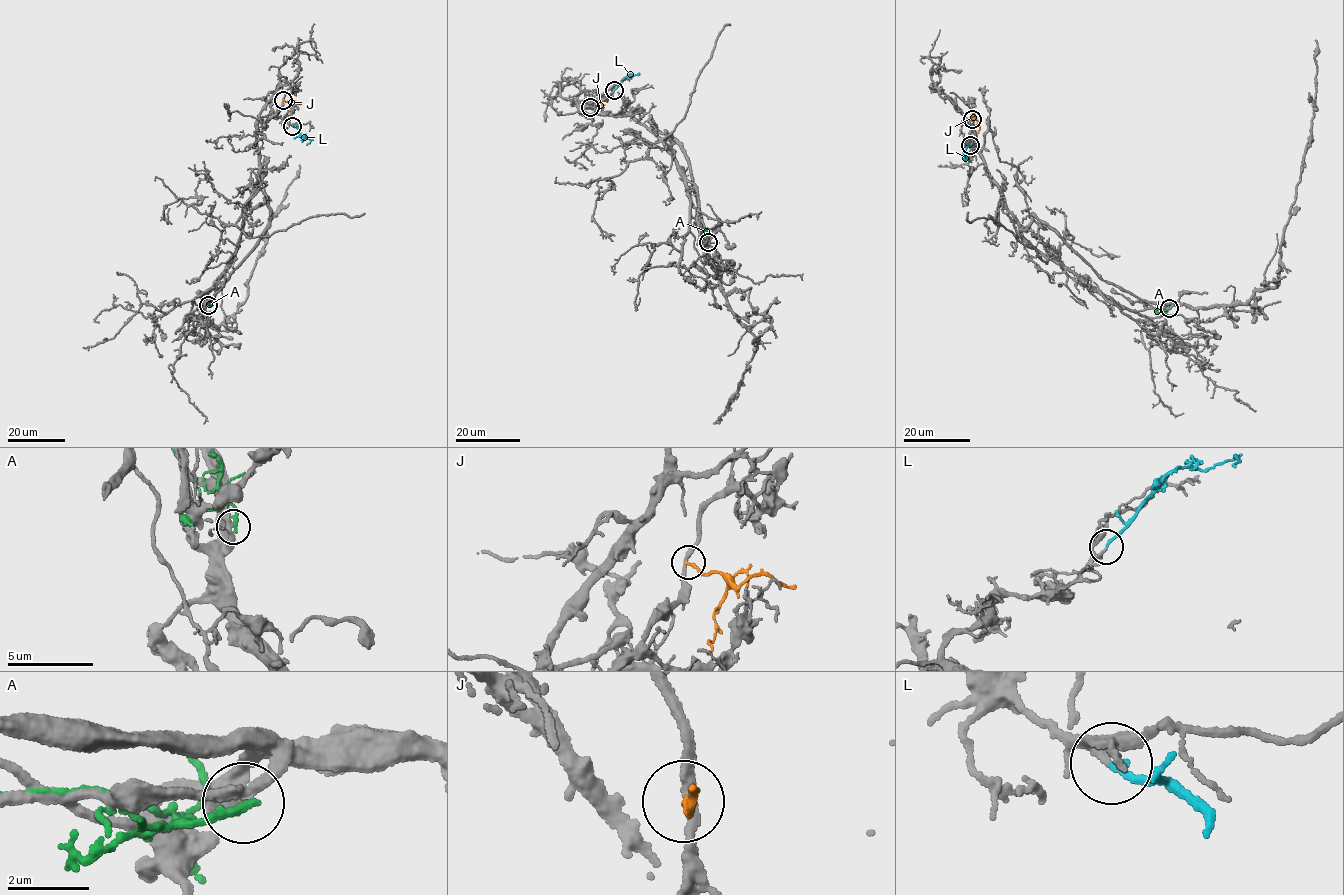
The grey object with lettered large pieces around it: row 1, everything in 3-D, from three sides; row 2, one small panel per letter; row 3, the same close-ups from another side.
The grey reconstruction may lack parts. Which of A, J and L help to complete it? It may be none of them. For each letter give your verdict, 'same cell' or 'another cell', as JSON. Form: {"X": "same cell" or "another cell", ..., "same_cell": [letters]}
{"A": "another cell", "J": "another cell", "L": "same cell", "same_cell": ["L"]}

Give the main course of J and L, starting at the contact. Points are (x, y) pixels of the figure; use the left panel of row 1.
J: (283, 99), (289, 102), (286, 115)
L: (292, 125), (310, 140), (306, 145)

